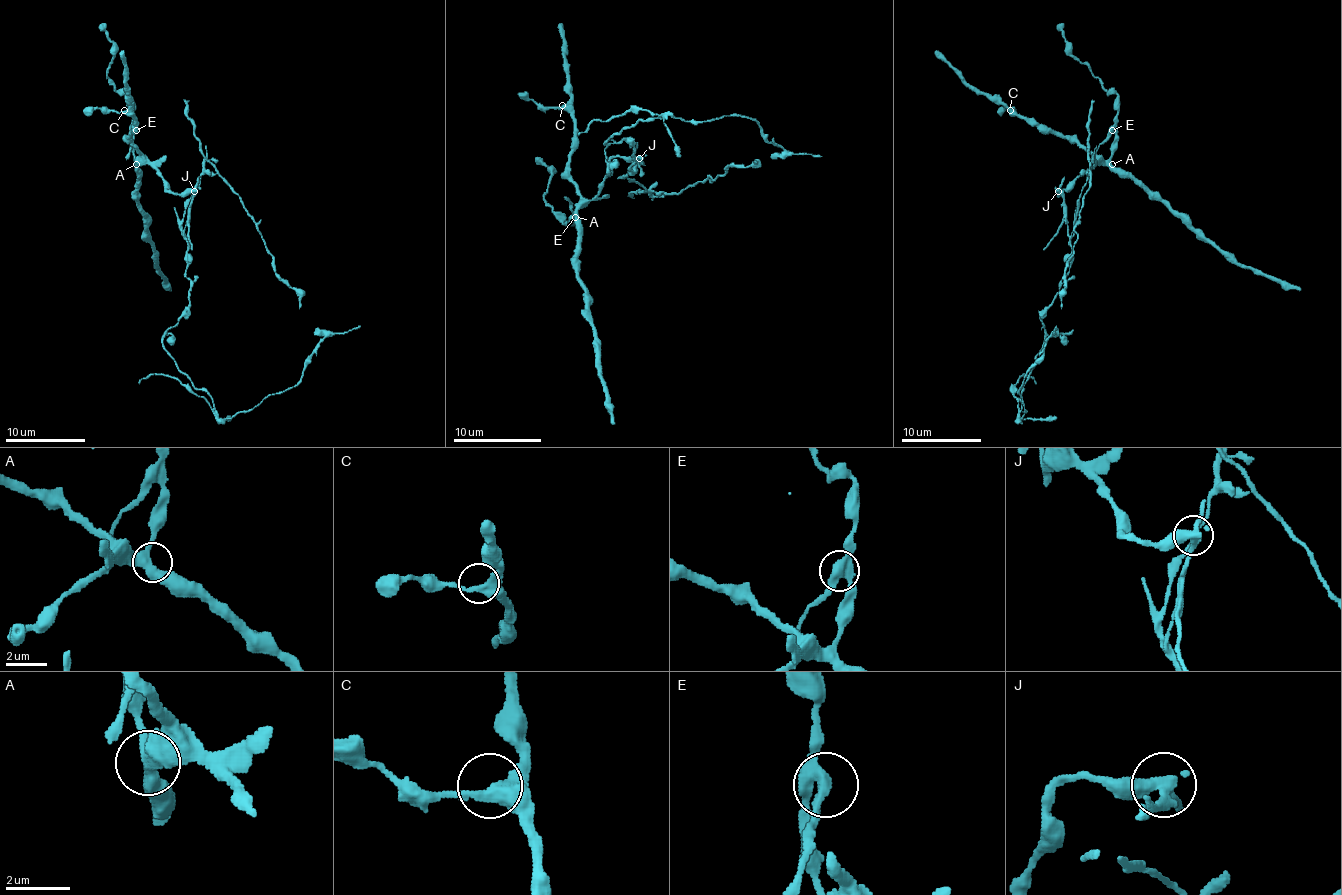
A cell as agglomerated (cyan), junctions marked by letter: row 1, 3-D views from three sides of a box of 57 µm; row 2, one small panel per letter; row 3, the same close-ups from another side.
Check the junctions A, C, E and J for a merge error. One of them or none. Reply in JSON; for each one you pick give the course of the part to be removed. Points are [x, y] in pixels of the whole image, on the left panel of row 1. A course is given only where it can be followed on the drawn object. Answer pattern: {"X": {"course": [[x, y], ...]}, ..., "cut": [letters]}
{"J": {"course": [[194, 190], [184, 232], [190, 302], [162, 346], [220, 418], [294, 386], [328, 336], [360, 326]]}, "cut": ["J"]}

